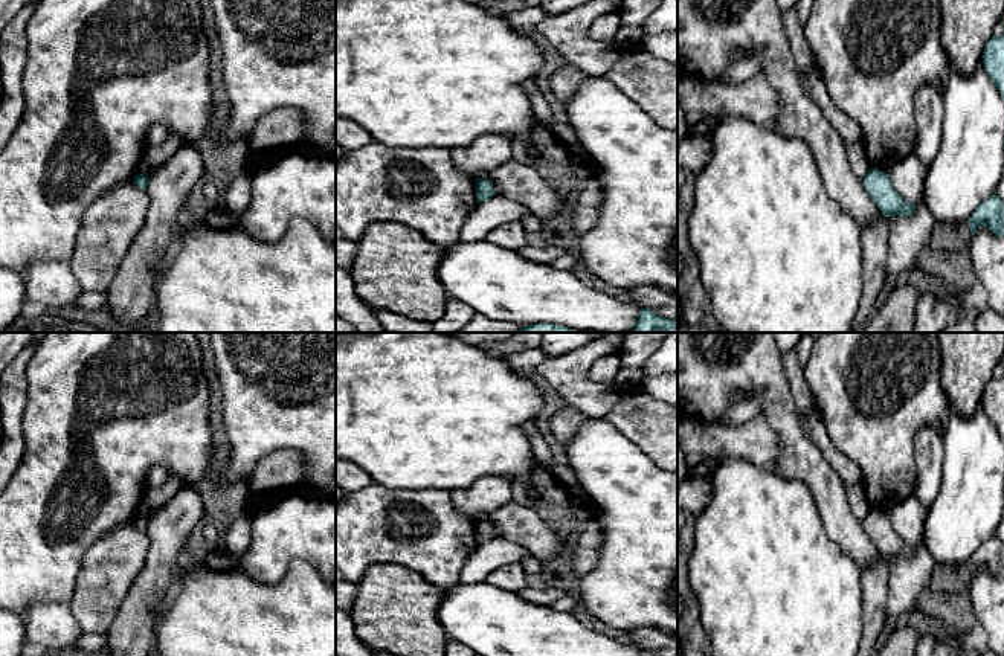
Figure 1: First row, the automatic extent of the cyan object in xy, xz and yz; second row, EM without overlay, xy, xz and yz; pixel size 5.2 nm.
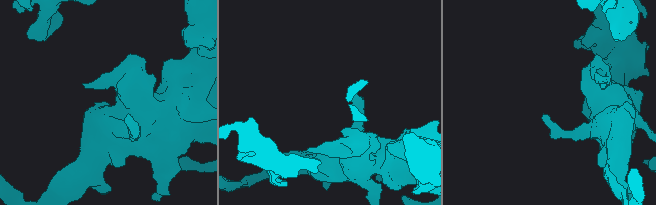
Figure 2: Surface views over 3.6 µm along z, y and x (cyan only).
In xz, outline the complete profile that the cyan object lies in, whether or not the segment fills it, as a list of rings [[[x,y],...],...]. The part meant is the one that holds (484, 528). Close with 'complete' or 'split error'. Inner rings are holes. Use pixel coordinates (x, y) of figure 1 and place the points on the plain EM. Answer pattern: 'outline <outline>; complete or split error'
outline [[[476,520],[478,545],[488,542],[494,537],[493,523],[490,520]]]; complete

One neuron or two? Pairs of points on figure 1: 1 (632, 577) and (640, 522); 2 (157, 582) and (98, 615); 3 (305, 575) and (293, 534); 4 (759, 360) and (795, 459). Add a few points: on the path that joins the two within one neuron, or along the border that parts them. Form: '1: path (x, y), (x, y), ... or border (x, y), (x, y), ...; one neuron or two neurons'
1: path (640, 563), (640, 536); one neuron
2: border (141, 571), (106, 633); two neurons
3: border (319, 572), (296, 562), (272, 583); two neurons
4: path (772, 385), (777, 406), (791, 435); one neuron

